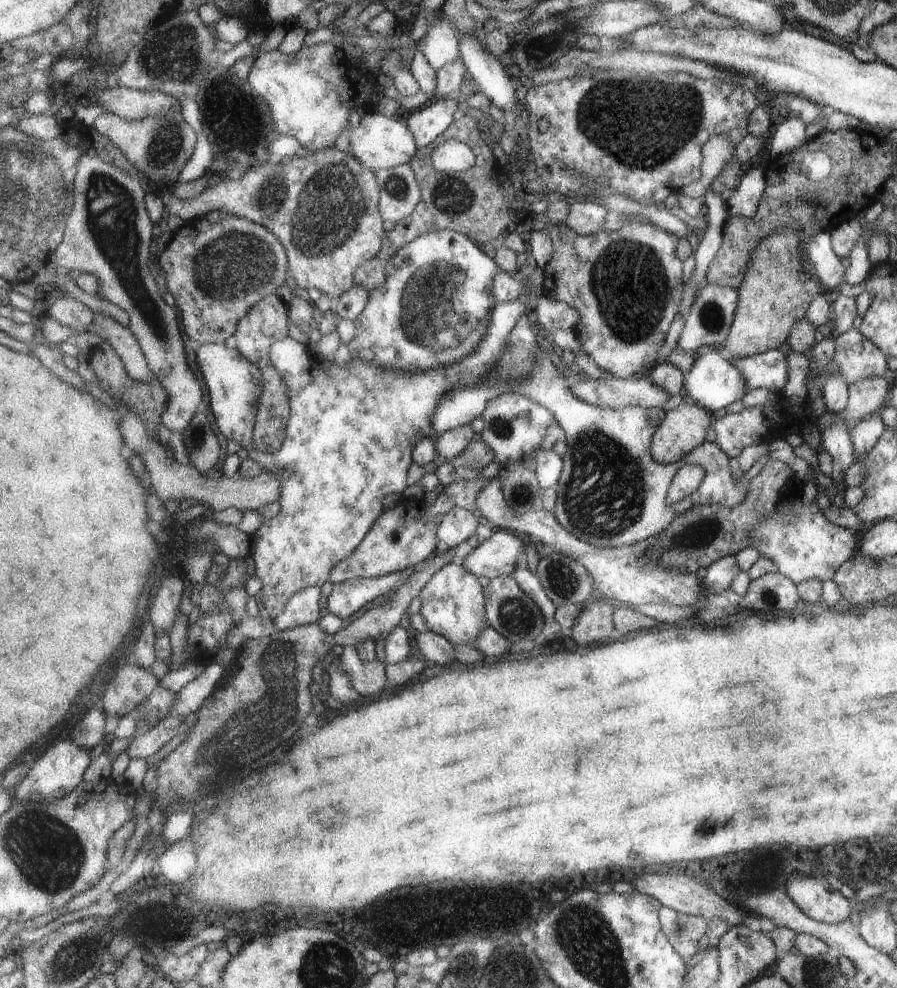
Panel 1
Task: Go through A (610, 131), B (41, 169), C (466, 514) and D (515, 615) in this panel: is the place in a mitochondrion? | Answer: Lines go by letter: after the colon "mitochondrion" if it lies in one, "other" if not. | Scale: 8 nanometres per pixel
A: mitochondrion
B: mitochondrion
C: other
D: mitochondrion

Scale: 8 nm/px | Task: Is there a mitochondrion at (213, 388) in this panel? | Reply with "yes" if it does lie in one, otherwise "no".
no

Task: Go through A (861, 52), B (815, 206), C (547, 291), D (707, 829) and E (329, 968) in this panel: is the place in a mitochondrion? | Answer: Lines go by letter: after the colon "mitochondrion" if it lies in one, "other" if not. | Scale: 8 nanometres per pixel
A: other
B: mitochondrion
C: other
D: other
E: mitochondrion

